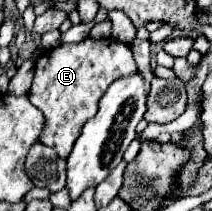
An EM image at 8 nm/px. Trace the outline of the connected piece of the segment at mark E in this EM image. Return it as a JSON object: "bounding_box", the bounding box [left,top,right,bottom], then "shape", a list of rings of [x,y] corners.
{"bounding_box":[28,37,138,159],"shape":[[[112,37],[100,39],[100,41],[84,39],[80,43],[64,43],[64,45],[58,45],[58,47],[44,51],[36,61],[36,73],[34,73],[30,93],[28,93],[32,105],[38,107],[46,117],[46,127],[44,127],[44,135],[40,137],[40,143],[52,147],[62,159],[66,159],[72,151],[72,143],[80,135],[80,127],[96,113],[98,101],[104,95],[104,91],[108,89],[108,85],[120,77],[134,75],[136,71],[138,71],[138,67],[136,67],[136,61],[132,57],[130,45],[120,43],[118,39],[112,39]]]}

